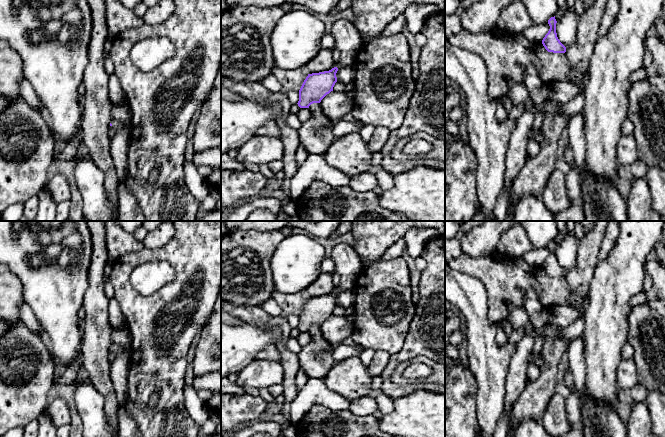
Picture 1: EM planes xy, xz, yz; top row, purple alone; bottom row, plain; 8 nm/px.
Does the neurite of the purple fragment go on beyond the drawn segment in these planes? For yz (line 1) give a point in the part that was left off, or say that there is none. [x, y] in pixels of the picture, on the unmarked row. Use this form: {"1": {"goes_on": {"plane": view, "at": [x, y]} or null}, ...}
{"1": {"goes_on": null}}

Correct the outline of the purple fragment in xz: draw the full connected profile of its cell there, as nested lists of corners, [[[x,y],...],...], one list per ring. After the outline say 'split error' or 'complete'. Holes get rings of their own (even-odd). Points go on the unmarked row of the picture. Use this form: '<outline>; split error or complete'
[[[340,243],[332,249],[331,258],[335,265],[334,272],[340,276],[340,282],[334,292],[329,295],[308,298],[299,314],[298,330],[309,332],[333,315],[337,306],[336,297],[339,292],[353,288],[363,268],[363,260],[352,245]]]; split error

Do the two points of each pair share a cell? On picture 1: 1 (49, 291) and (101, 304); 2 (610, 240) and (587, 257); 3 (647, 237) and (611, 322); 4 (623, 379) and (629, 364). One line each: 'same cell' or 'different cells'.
1: different cells
2: different cells
3: same cell
4: same cell

